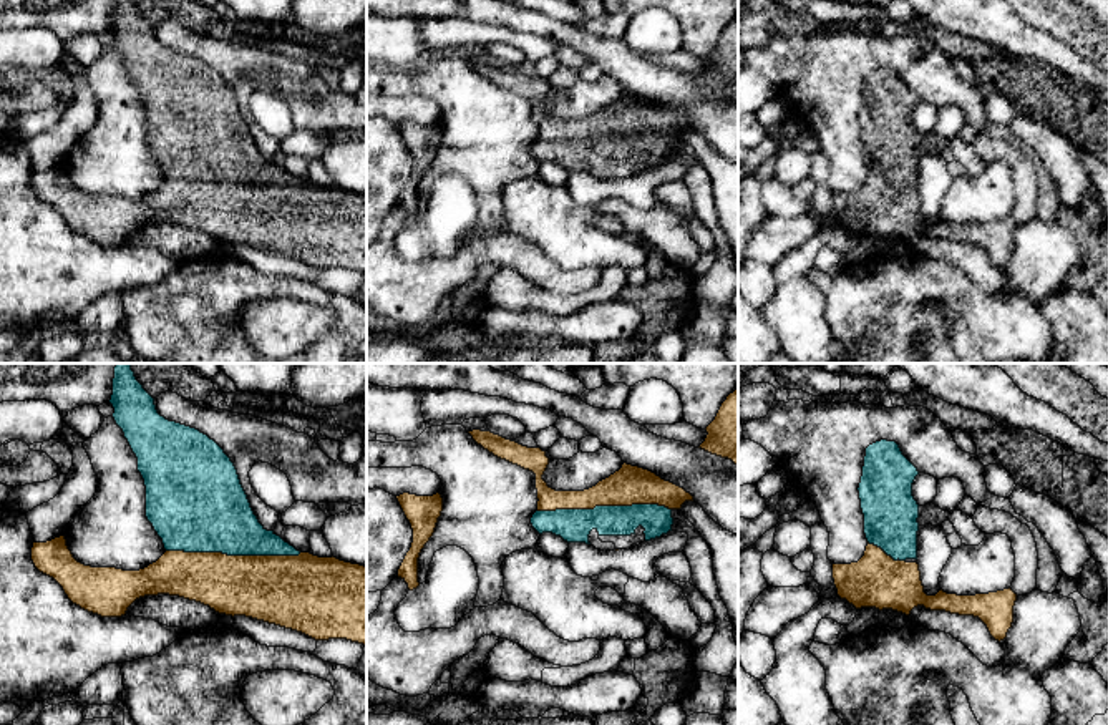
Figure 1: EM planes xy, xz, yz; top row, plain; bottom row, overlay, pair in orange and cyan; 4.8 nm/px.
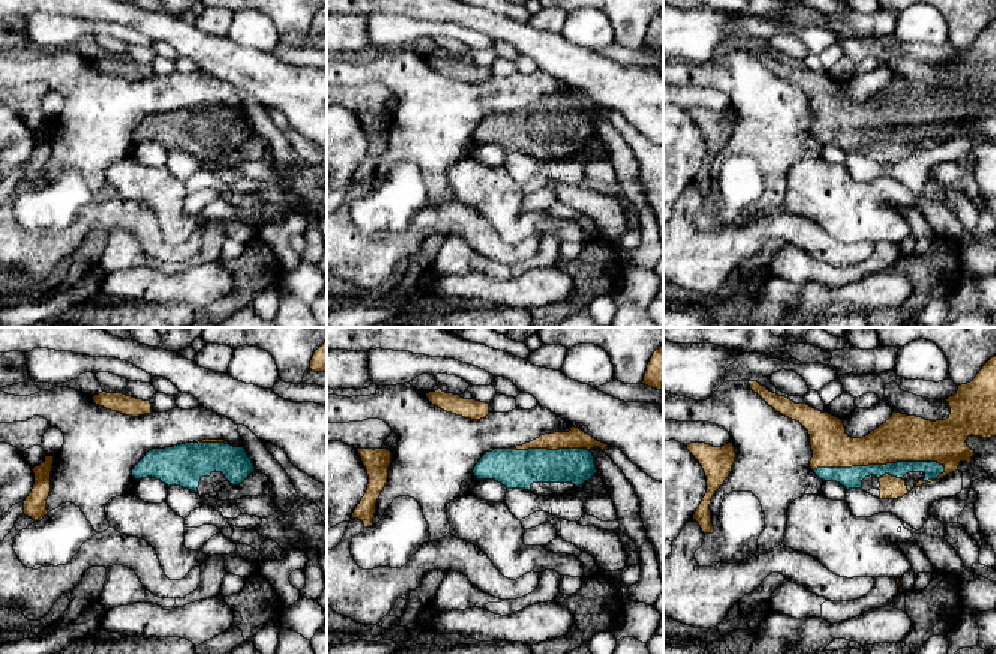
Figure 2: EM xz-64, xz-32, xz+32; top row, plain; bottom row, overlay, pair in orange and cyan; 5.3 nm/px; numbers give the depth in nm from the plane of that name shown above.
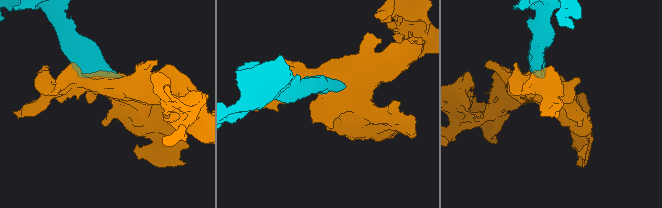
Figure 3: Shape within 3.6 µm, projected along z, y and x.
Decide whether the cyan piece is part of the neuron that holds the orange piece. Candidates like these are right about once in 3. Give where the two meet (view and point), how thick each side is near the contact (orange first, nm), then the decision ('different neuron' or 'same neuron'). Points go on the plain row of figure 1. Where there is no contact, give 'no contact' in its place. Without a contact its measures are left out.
xy (234, 184) | 320/380 nm | same neuron

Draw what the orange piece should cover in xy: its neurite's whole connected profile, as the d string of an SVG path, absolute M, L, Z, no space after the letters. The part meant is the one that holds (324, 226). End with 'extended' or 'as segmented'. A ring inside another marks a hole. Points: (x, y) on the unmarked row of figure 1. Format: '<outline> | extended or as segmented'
M114 0L113 46L123 58L138 86L138 100L146 114L146 146L163 168L166 181L139 199L91 196L78 191L66 174L65 164L46 171L33 171L35 196L53 206L68 227L81 237L101 246L121 246L139 226L169 222L209 234L219 242L245 244L285 257L302 260L315 269L347 267L367 274L367 196L300 181L274 159L267 159L254 143L241 113L237 98L224 78L196 56L169 50L156 38L154 27L136 8L134 0Z | extended

